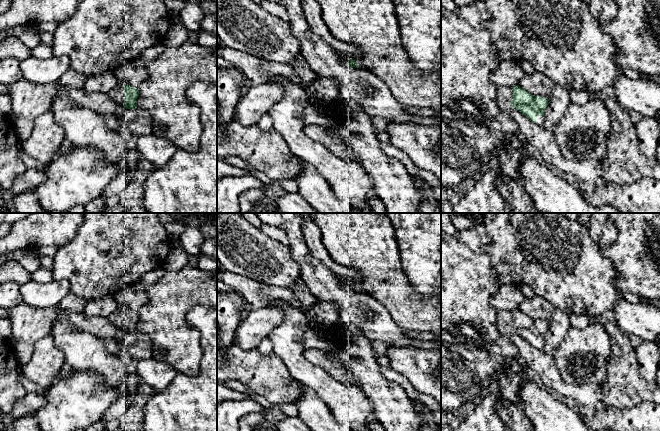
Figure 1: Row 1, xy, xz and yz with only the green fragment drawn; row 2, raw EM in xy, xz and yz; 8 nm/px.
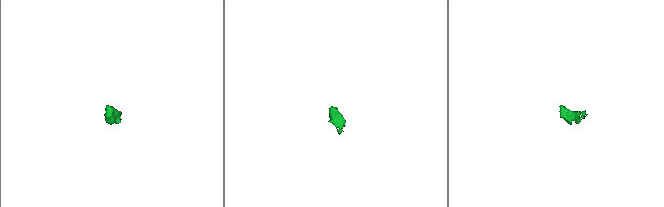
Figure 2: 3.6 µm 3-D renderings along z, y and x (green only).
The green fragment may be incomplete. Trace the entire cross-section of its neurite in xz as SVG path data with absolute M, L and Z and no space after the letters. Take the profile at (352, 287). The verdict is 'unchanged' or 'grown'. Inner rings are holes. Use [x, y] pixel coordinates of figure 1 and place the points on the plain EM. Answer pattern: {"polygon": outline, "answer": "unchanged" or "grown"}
{"polygon": "M336 276L338 279L338 282L342 288L348 288L349 290L353 292L359 292L354 284L352 284L348 278Z", "answer": "grown"}

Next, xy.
{"polygon": "M118 310L108 317L110 323L118 329L126 333L135 333L137 331L137 323L139 321L138 313L130 310Z", "answer": "grown"}

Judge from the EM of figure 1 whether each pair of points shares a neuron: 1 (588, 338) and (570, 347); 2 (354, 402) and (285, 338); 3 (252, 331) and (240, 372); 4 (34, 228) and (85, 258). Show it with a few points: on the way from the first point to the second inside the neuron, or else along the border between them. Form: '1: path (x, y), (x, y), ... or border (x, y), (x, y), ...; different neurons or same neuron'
1: path (584, 342), (579, 347), (574, 347); same neuron
2: path (335, 394), (296, 357); same neuron
3: border (233, 339), (243, 349), (256, 348); different neurons
4: border (78, 227), (75, 235), (58, 247); different neurons

